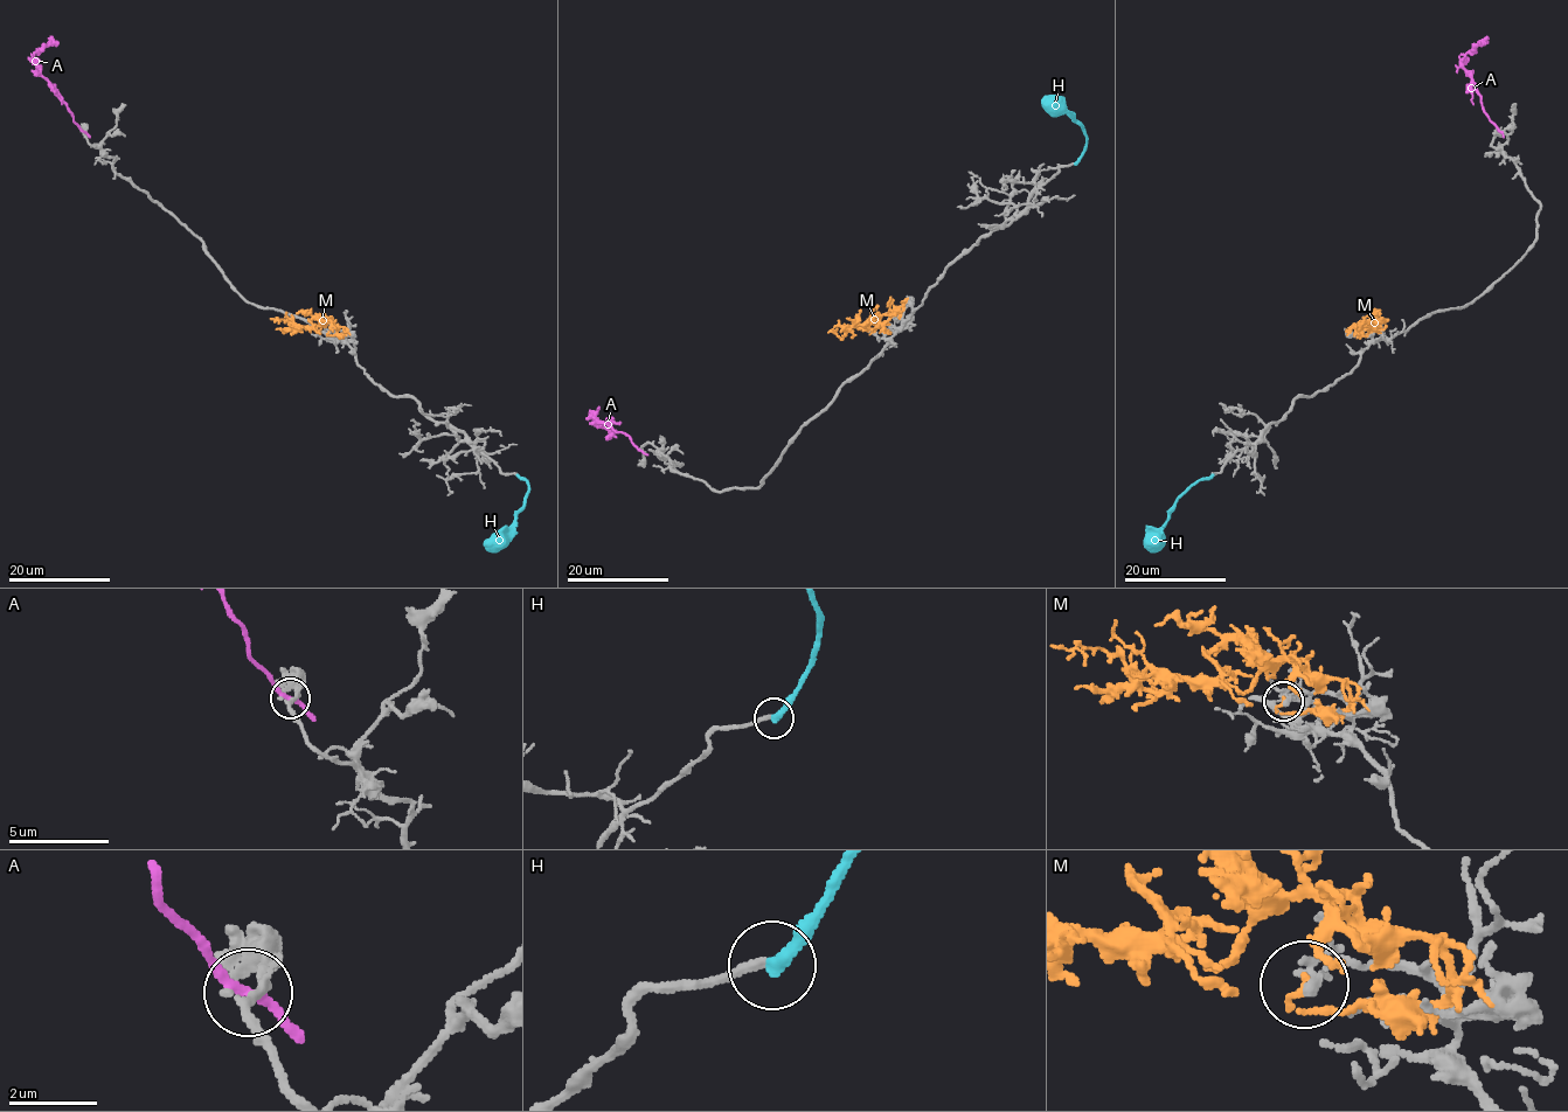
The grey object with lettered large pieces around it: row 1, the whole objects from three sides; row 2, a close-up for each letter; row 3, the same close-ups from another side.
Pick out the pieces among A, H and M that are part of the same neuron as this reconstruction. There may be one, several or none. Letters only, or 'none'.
none

